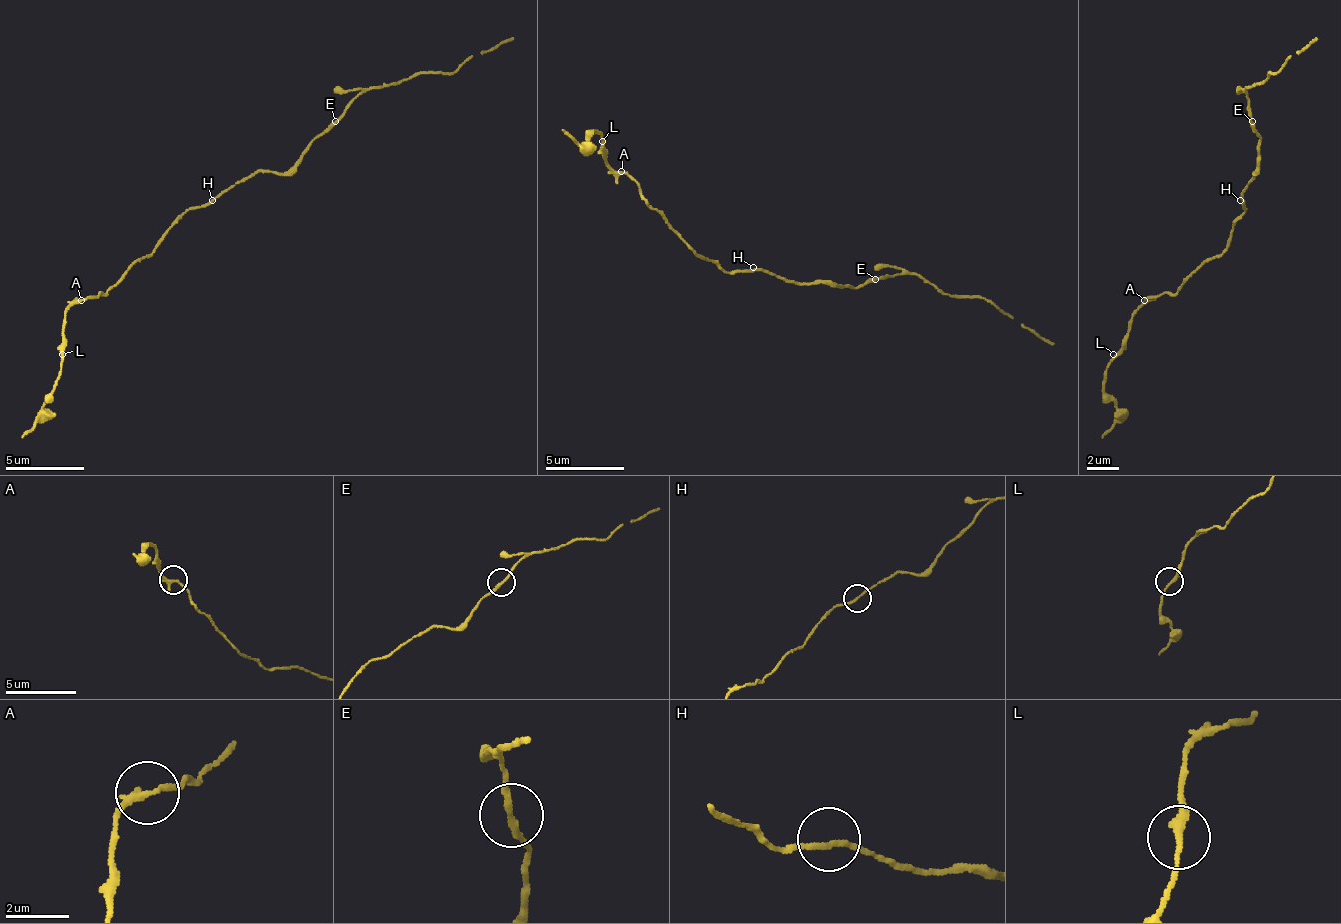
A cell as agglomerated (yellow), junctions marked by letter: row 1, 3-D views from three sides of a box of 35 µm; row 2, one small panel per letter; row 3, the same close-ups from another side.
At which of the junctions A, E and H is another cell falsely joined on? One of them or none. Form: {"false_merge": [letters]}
{"false_merge": ["A"]}

